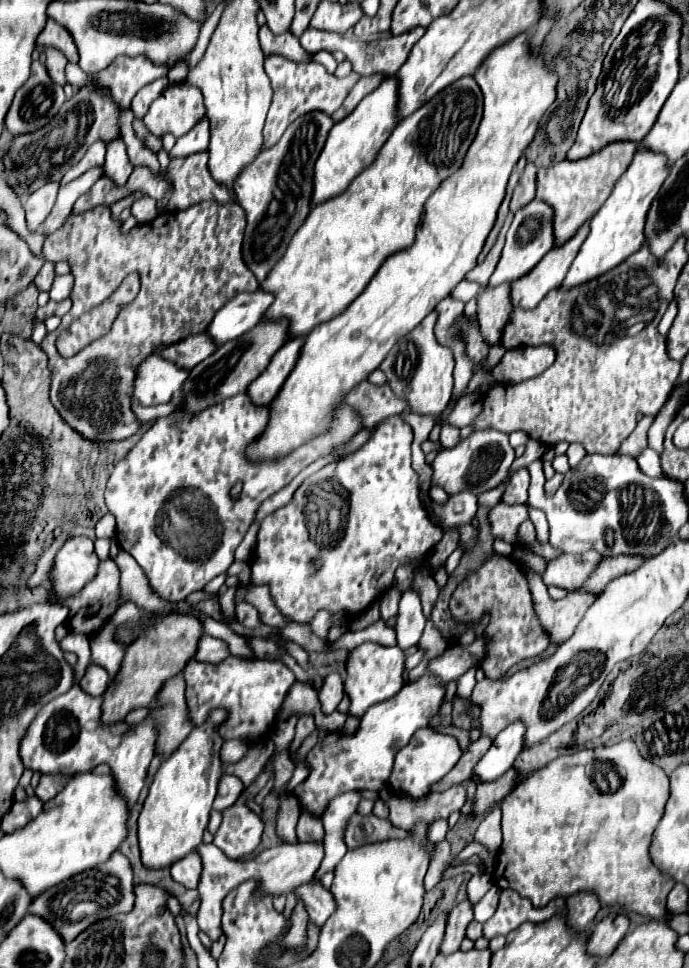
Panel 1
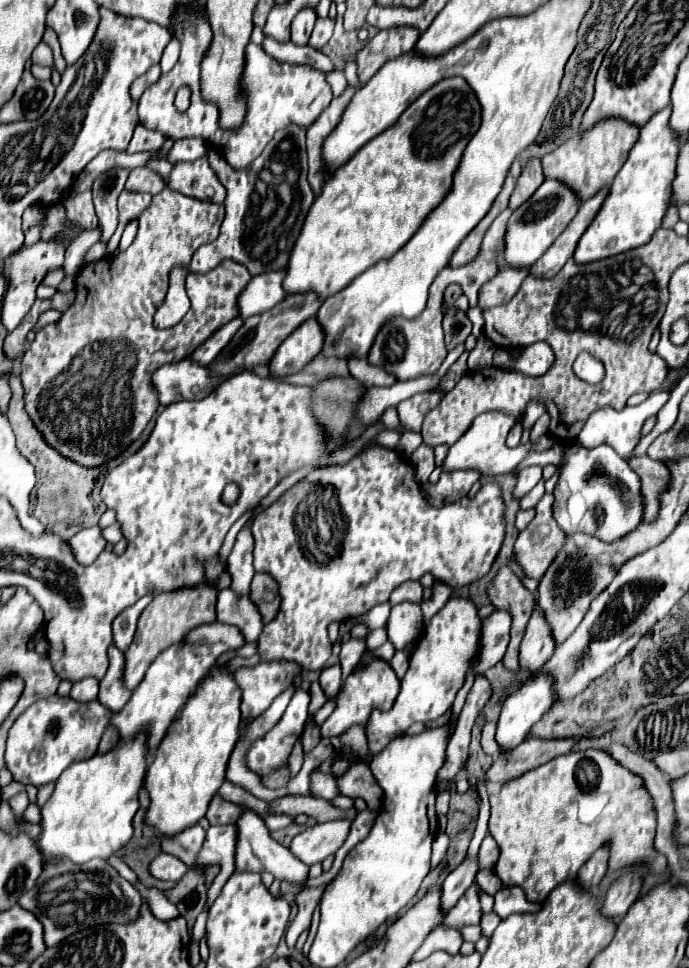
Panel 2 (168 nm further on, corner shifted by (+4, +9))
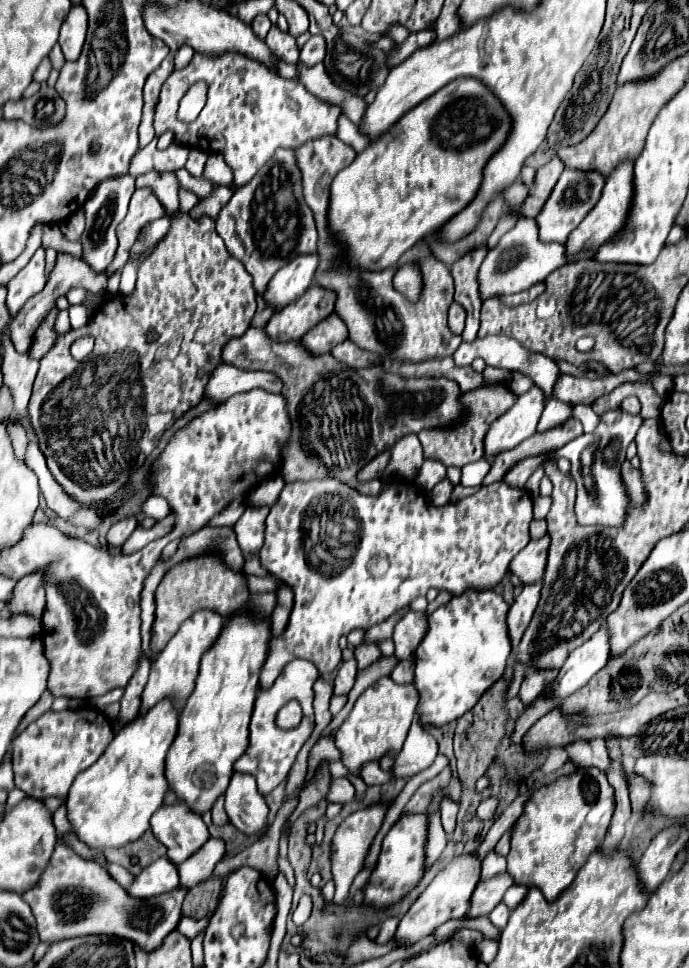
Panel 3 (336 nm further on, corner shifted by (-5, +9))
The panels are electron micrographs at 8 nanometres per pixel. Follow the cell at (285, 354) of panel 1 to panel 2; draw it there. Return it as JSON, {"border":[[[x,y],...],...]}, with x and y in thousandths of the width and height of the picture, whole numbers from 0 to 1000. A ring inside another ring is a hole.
{"border":[[[457,327],[446,330],[440,336],[434,336],[434,340],[428,340],[428,344],[422,344],[422,348],[417,348],[405,356],[399,369],[390,375],[393,387],[414,389],[434,385],[443,375],[448,375],[454,369],[466,365],[469,352],[472,344],[463,332]]]}

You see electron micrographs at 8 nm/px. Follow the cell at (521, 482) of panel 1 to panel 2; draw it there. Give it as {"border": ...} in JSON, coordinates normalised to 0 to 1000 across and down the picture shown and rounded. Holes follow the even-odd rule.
{"border":[[[782,480],[756,485],[756,489],[750,493],[750,501],[747,501],[747,513],[750,515],[765,511],[785,497],[785,487],[788,487],[788,482],[782,482]]]}

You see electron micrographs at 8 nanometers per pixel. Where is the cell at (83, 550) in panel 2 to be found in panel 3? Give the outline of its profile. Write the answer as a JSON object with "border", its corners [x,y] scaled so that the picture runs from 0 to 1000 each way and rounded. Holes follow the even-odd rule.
{"border":[[[183,534],[183,536],[168,538],[168,540],[160,544],[157,553],[154,553],[157,563],[163,563],[163,565],[180,563],[180,559],[192,553],[192,549],[197,546],[197,542],[200,542],[200,536],[197,536],[197,534]]]}

